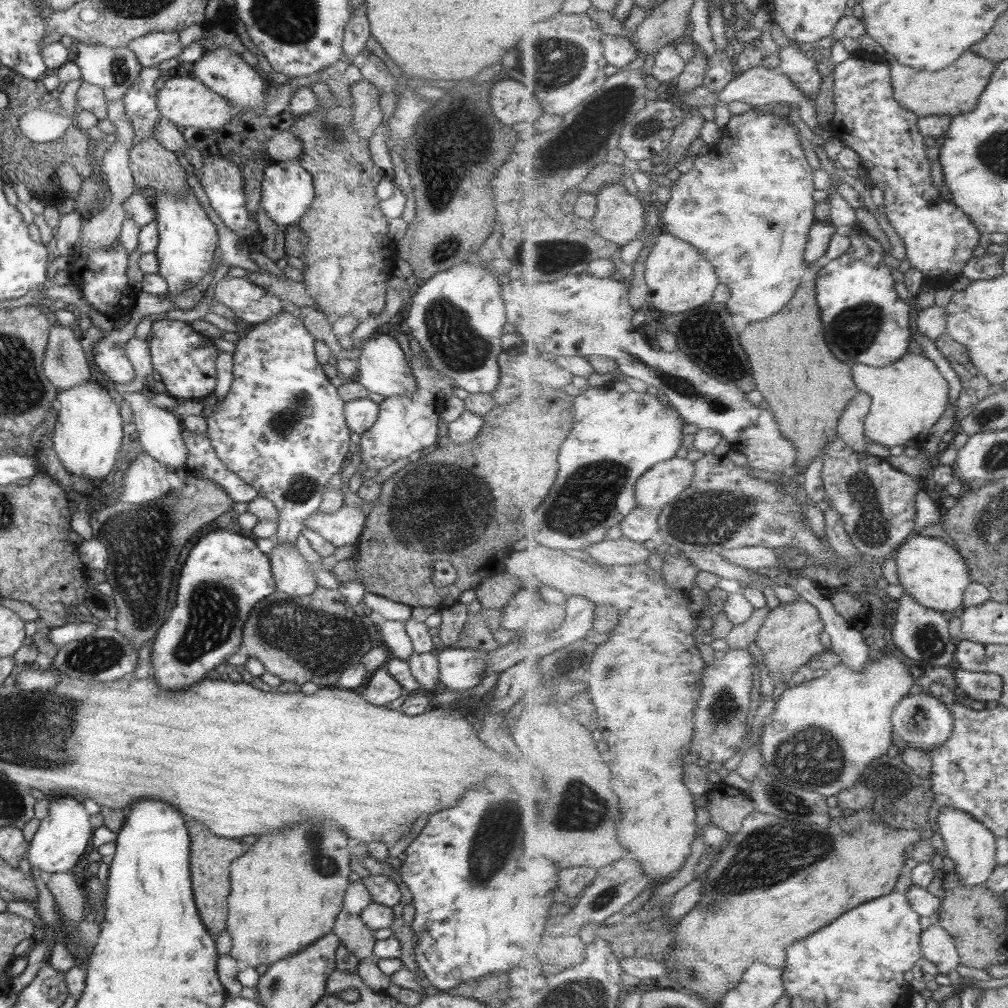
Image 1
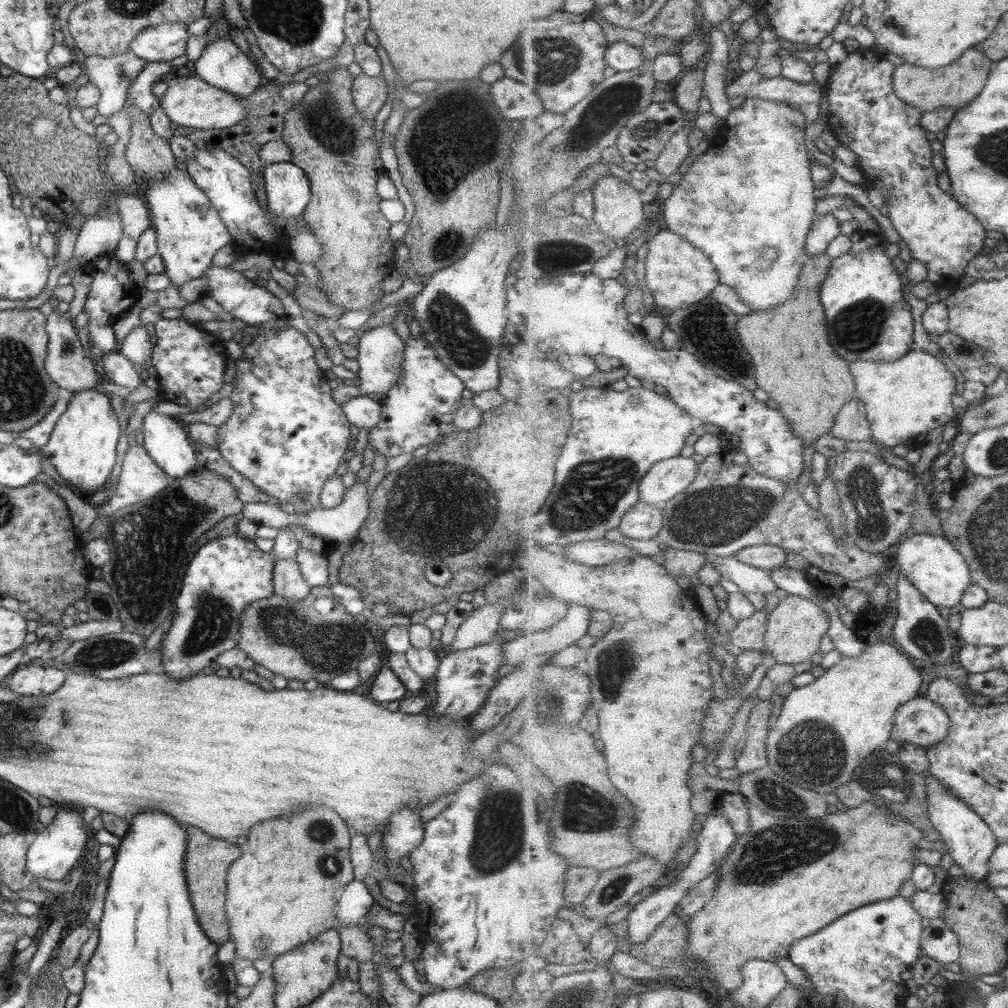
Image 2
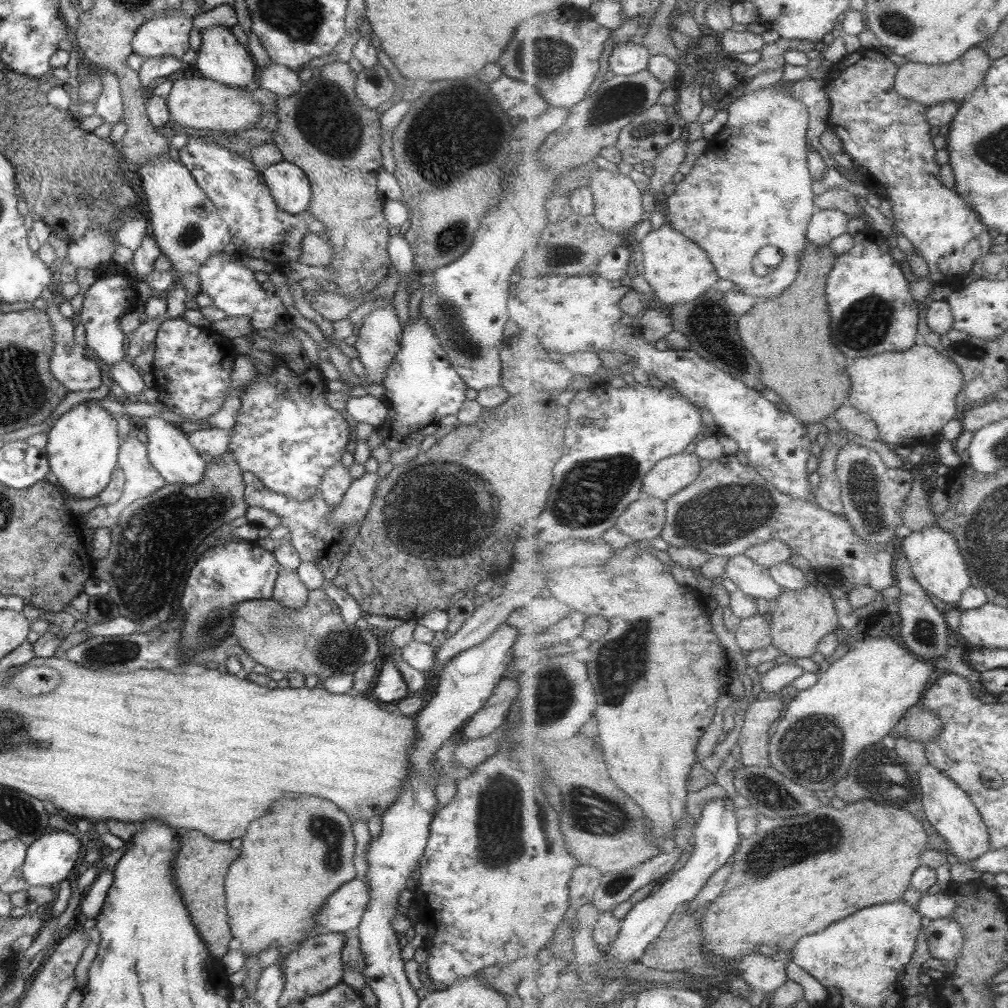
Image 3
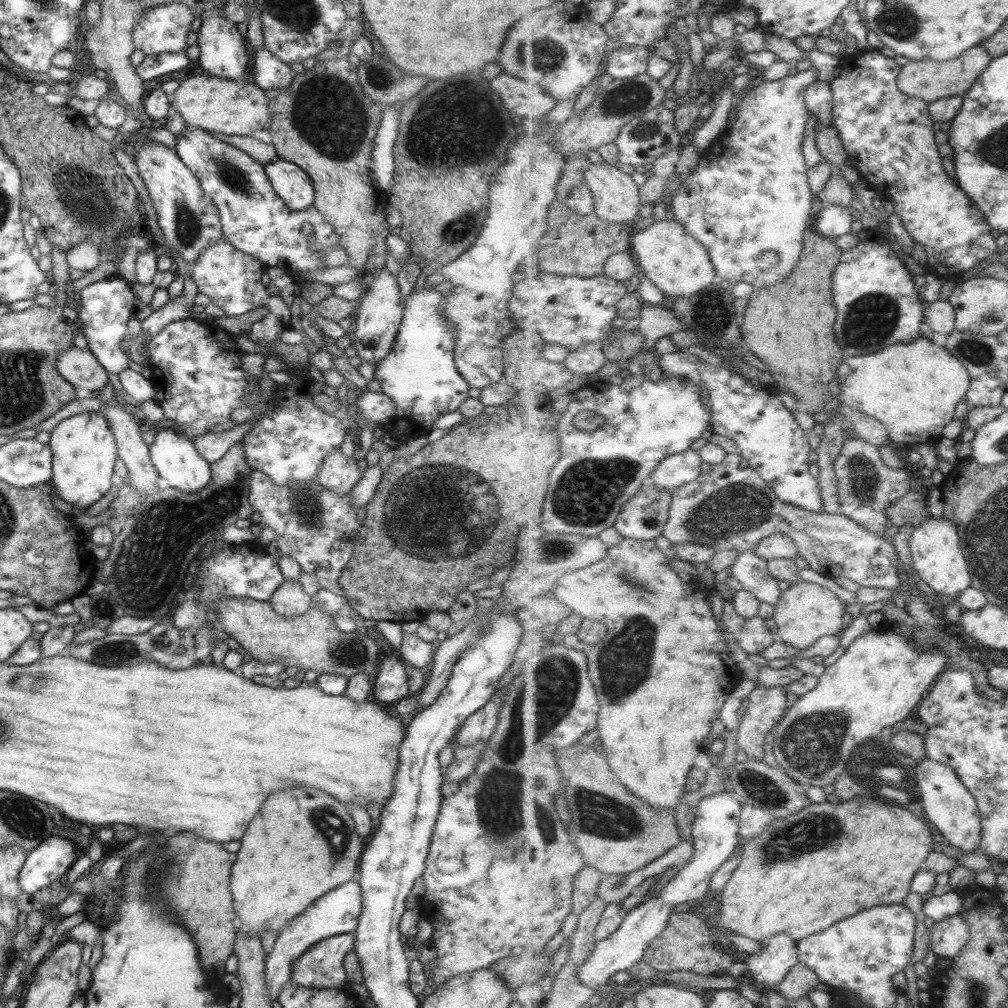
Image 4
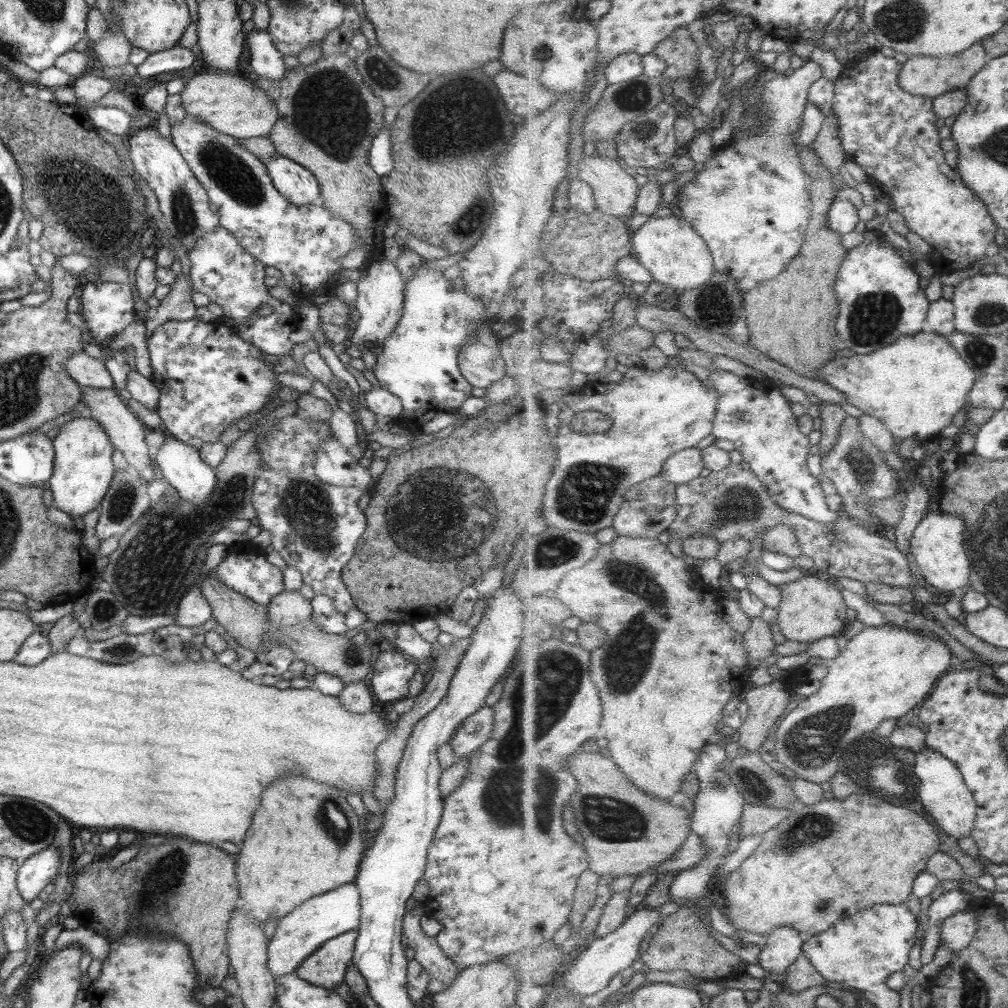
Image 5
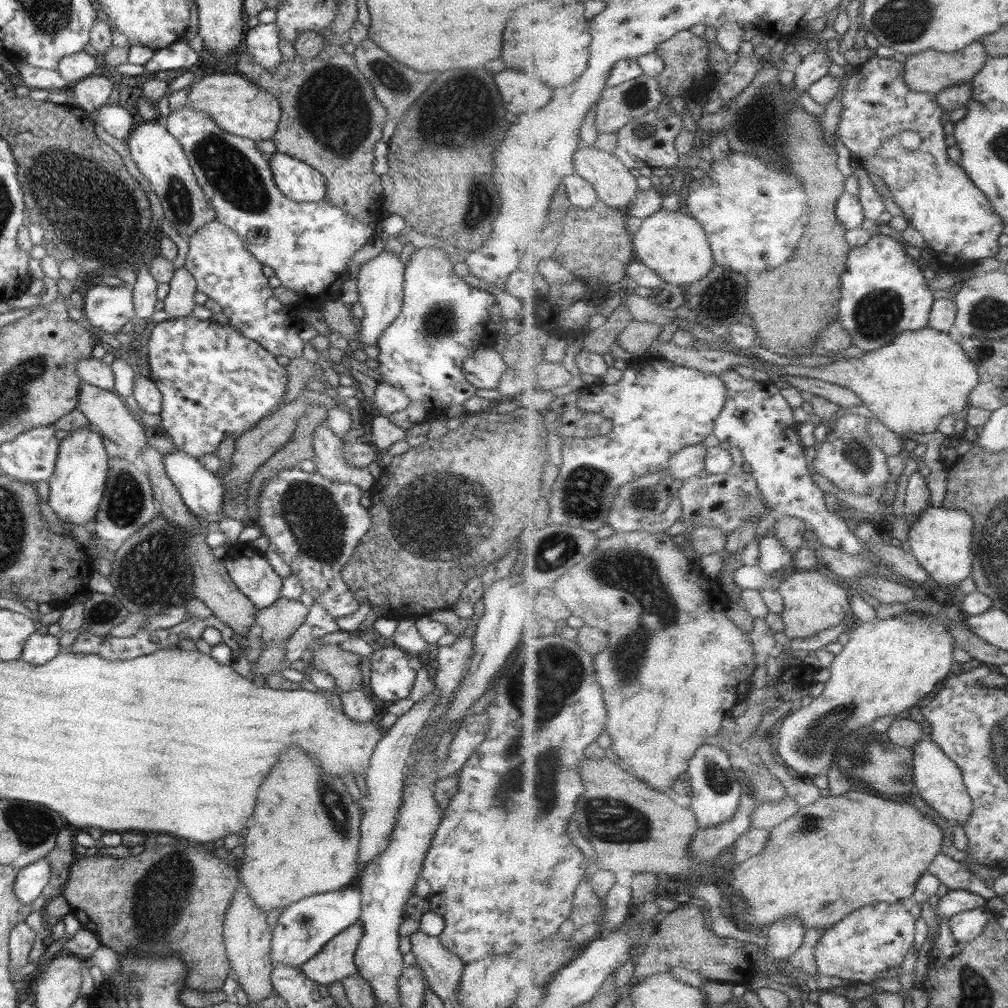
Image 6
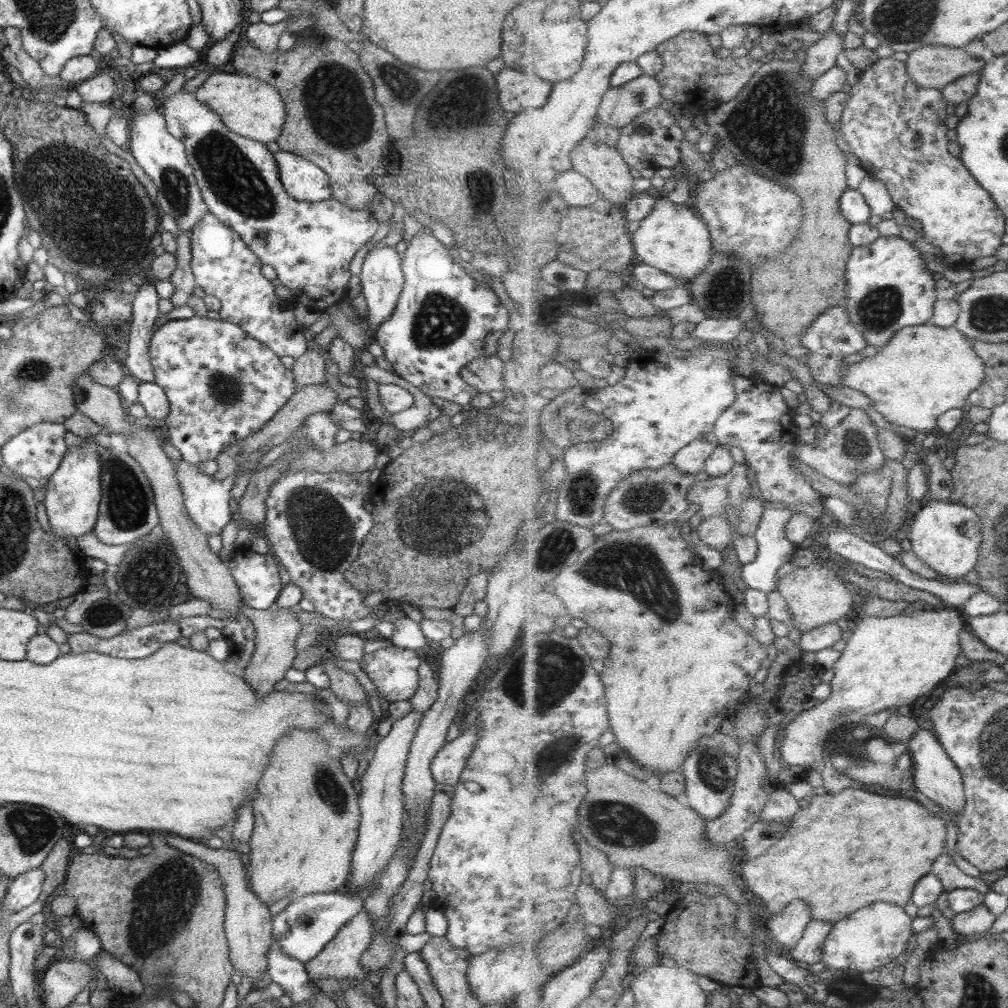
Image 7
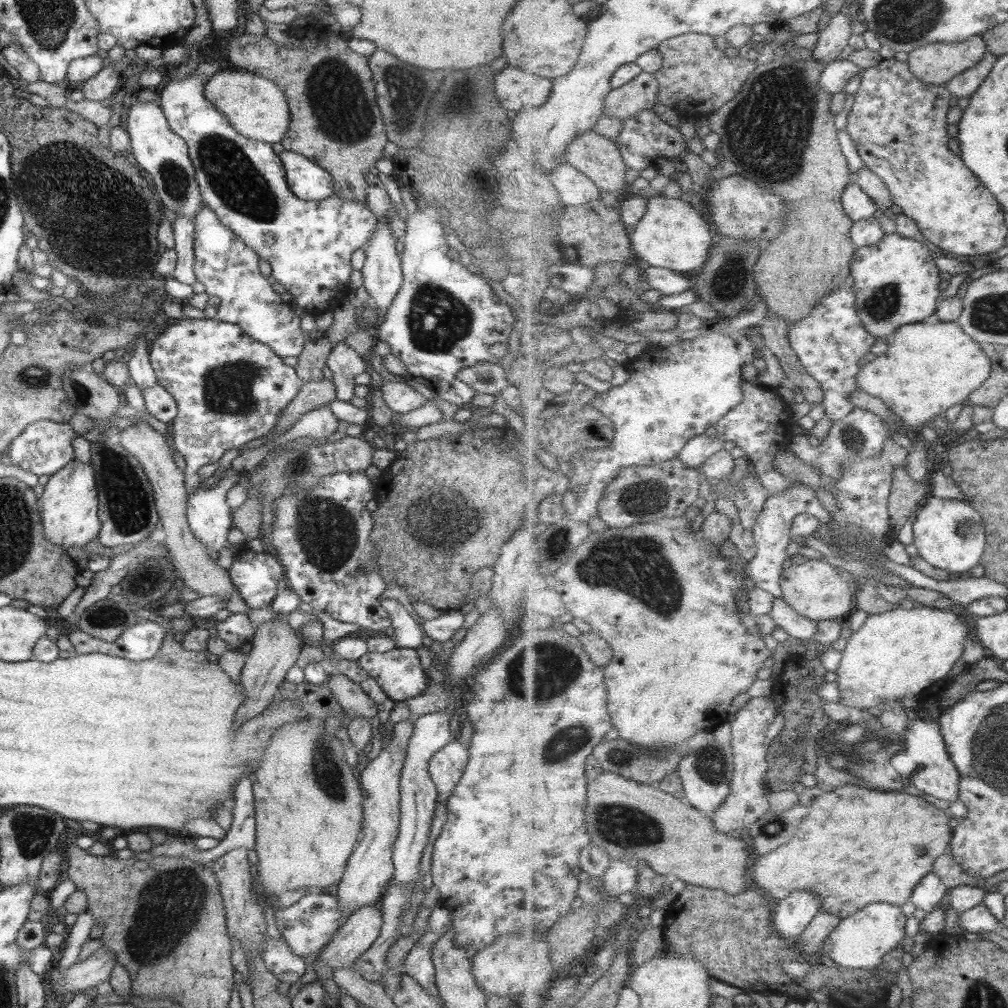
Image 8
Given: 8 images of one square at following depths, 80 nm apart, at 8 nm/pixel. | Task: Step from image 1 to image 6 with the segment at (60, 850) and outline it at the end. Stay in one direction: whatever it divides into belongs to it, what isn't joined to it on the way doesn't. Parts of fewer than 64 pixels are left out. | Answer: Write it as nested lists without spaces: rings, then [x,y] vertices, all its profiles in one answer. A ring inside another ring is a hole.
[[[47,857],[38,858],[16,871],[12,893],[20,903],[29,905],[40,895],[48,883],[49,875],[50,866]]]

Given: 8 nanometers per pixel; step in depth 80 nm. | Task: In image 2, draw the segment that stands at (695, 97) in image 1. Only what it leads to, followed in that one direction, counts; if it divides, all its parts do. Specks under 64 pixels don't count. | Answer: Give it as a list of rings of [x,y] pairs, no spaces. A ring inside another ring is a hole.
[[[751,69],[733,81],[728,86],[727,92],[729,96],[743,96],[745,100],[763,99],[785,104],[793,103],[807,117],[808,124],[819,118],[825,117],[828,120],[830,117],[830,112],[821,114],[819,106],[823,102],[824,86],[819,86],[814,80],[802,84],[781,75],[765,78],[757,70]]]

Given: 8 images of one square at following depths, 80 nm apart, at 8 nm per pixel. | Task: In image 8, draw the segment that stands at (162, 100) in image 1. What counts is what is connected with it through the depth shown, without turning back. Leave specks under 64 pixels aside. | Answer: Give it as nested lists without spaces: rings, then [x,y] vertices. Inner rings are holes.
[[[237,70],[217,71],[205,81],[203,99],[229,121],[233,131],[243,138],[273,145],[287,132],[289,108],[283,92],[269,80]]]

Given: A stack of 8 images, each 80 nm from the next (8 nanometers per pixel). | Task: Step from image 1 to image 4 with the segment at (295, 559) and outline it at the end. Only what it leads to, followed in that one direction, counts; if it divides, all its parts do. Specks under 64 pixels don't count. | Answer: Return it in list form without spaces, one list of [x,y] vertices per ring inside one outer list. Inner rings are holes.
[[[284,580],[283,584],[279,584],[279,588],[273,592],[268,603],[271,605],[271,610],[285,620],[301,616],[312,606],[312,600],[303,592],[301,584],[291,580]]]

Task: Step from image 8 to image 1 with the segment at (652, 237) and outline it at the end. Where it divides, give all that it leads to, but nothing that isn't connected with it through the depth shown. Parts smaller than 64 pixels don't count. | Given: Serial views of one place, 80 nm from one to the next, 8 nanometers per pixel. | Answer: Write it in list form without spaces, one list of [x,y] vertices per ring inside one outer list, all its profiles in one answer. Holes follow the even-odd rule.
[[[671,233],[656,236],[646,259],[645,278],[650,290],[649,302],[657,310],[679,314],[710,303],[720,280],[714,264],[694,244]]]

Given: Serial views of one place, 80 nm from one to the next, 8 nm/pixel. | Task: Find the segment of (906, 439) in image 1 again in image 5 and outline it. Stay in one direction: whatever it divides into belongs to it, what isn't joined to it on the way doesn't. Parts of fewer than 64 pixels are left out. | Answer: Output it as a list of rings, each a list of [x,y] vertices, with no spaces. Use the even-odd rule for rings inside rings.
[[[933,330],[930,333],[900,336],[894,344],[871,354],[833,358],[829,364],[820,368],[819,372],[821,380],[846,394],[849,404],[882,420],[899,441],[915,438],[920,442],[938,436],[945,426],[953,422],[955,414],[963,406],[969,407],[968,398],[978,379],[978,373],[963,360],[959,350],[951,345],[947,336]]]

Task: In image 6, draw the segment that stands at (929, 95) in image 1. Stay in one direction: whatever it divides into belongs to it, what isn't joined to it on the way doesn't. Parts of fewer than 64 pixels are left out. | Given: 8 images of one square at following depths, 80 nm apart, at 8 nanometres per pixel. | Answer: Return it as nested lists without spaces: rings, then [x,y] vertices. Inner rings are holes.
[[[980,41],[955,52],[925,50],[908,55],[904,63],[906,65],[907,85],[909,85],[909,89],[914,89],[917,92],[927,92],[938,96],[947,88],[972,82],[975,76],[986,67],[988,58],[990,55]]]

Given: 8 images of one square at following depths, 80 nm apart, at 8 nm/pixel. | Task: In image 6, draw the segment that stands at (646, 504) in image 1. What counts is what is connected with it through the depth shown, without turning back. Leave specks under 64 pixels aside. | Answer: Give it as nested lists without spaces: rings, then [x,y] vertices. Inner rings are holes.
[[[695,444],[683,447],[679,452],[671,456],[669,469],[671,474],[679,480],[691,479],[699,476],[699,472],[706,470],[706,456],[709,448]]]

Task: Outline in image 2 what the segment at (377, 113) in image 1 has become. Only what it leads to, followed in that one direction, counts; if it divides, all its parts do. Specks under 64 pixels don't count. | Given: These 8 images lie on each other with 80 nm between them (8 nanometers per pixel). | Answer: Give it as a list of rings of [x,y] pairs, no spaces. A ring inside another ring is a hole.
[[[361,73],[352,82],[351,97],[357,112],[374,118],[387,102],[387,84],[381,75],[371,77]]]

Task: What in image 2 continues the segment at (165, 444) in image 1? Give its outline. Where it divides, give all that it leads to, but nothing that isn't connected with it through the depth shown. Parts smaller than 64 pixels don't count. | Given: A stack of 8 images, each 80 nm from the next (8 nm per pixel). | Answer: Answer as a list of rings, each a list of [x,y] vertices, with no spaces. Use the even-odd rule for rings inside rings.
[[[149,411],[142,419],[139,429],[144,434],[144,451],[166,476],[181,478],[194,472],[194,448],[190,446],[181,421]]]

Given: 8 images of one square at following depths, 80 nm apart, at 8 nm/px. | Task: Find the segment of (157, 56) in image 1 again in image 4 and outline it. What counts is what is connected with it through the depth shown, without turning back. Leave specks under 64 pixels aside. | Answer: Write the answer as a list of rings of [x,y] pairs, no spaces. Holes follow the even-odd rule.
[[[168,2],[161,6],[146,8],[139,16],[132,30],[132,45],[134,50],[140,50],[144,55],[185,51],[185,38],[189,34],[193,15],[189,8],[180,2]]]

